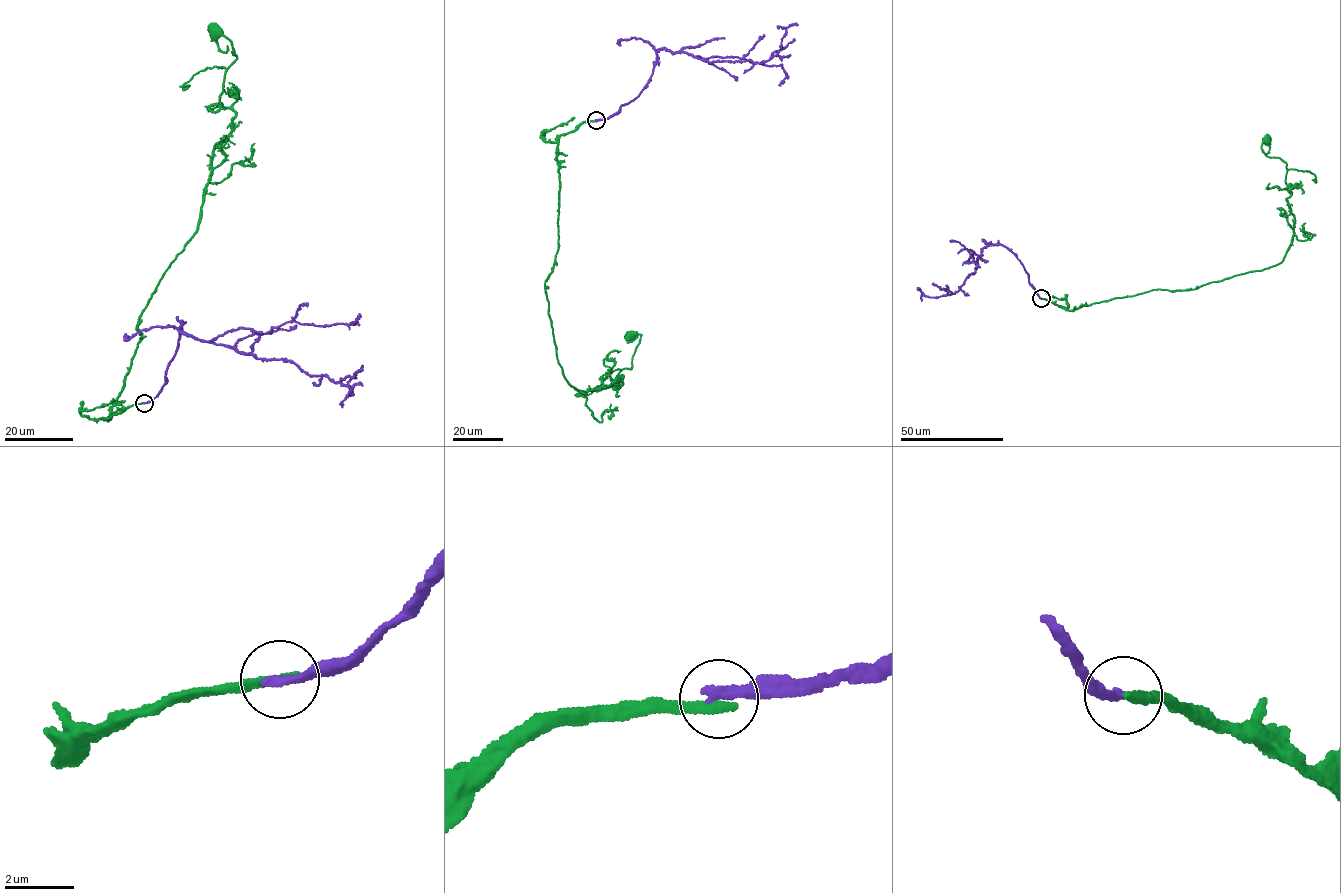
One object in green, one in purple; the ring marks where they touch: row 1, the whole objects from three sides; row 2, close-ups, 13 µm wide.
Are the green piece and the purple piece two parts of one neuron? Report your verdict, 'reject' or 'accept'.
reject

